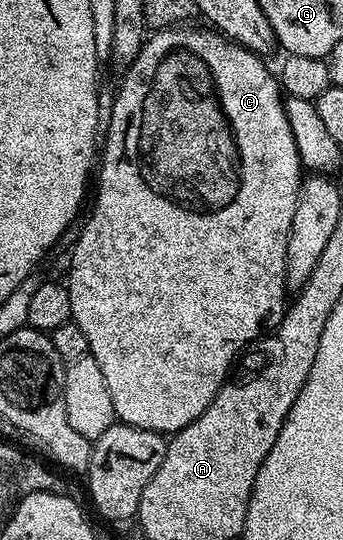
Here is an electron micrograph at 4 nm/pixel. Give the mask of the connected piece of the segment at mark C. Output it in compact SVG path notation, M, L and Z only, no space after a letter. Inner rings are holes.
M183 24L151 33L143 42L142 51L125 71L126 79L114 98L110 127L104 130L106 147L100 150L102 171L98 174L94 211L74 242L68 277L72 320L80 332L84 332L84 340L88 340L89 357L94 358L96 364L100 364L100 372L104 372L104 384L108 384L108 396L112 396L115 419L128 426L155 430L163 436L173 436L195 422L228 381L239 355L267 332L276 329L286 315L286 249L304 181L304 167L288 124L284 91L275 71L273 74L259 55L245 50L213 28L205 29L197 30L194 24Z

